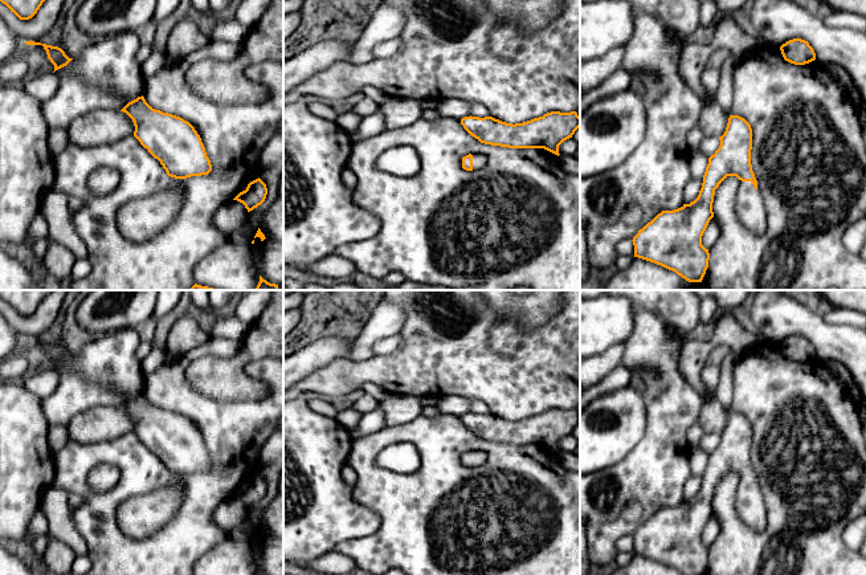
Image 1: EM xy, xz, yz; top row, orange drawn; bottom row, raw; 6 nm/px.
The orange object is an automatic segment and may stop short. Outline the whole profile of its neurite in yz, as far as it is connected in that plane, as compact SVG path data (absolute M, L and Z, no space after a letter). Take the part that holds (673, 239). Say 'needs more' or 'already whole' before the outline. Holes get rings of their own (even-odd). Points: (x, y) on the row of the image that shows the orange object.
needs more | M730 115L726 131L719 136L719 140L719 148L708 158L698 197L678 209L662 211L640 229L632 240L634 257L673 270L689 282L702 282L708 268L710 253L702 245L702 236L710 220L714 217L712 203L715 189L727 176L736 176L740 180L736 204L740 221L753 233L764 233L767 228L764 201L751 164L751 125L739 115Z

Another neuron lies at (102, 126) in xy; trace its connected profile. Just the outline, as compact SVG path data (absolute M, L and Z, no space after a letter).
M97 110L77 118L68 127L68 142L79 147L114 143L134 135L132 119L120 110Z

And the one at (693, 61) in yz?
M665 28L665 32L669 40L681 42L678 69L683 81L699 95L703 106L716 103L715 98L707 95L700 82L702 74L707 68L707 61L715 50L714 46L708 44L689 42L669 28Z

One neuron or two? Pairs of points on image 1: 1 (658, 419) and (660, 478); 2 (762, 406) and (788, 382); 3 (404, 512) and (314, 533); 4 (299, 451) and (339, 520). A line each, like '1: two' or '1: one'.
1: one
2: one
3: two
4: one

